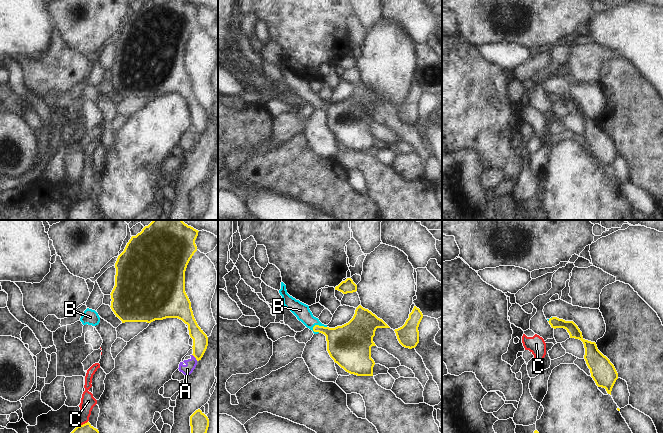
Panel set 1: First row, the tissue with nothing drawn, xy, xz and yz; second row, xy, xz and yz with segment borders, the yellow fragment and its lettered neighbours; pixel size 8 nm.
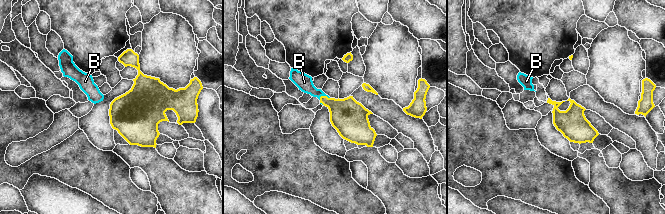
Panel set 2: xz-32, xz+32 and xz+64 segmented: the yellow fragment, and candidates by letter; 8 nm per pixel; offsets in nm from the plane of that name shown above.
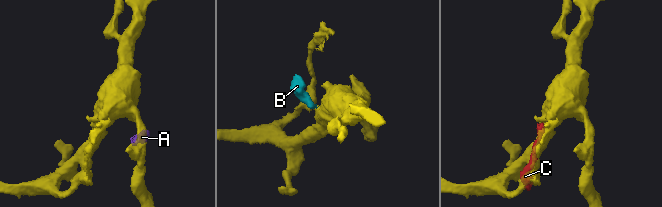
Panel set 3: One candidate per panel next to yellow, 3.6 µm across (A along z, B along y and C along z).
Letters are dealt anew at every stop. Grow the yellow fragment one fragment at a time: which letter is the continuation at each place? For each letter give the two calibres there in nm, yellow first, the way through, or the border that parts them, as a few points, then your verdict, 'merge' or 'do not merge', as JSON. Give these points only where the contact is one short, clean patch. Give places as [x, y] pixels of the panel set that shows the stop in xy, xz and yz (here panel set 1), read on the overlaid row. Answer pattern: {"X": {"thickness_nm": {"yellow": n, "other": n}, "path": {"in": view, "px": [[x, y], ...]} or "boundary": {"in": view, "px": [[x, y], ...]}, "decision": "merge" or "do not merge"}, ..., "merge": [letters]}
{"A": {"thickness_nm": {"yellow": 130, "other": 90}, "boundary": {"in": "xy", "px": [[192, 354], [197, 360]]}, "decision": "do not merge"}, "B": {"thickness_nm": {"yellow": 280, "other": 120}, "path": {"in": "xz", "px": [[344, 342], [318, 325], [300, 310]]}, "decision": "merge"}, "C": {"thickness_nm": {"yellow": 80, "other": 110}, "boundary": {"in": "xy", "px": [[87, 421], [79, 426]]}, "decision": "do not merge"}, "merge": ["B"]}

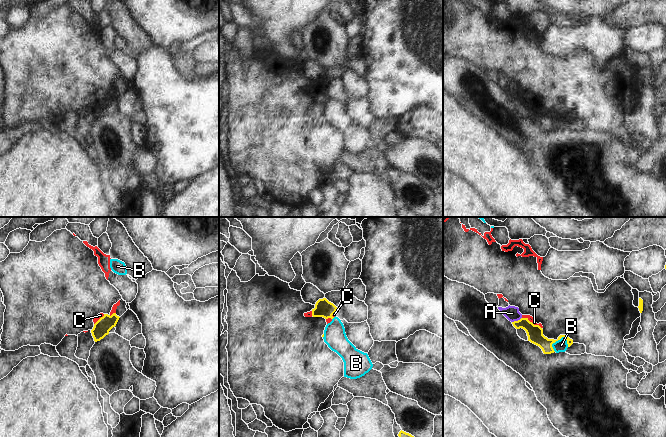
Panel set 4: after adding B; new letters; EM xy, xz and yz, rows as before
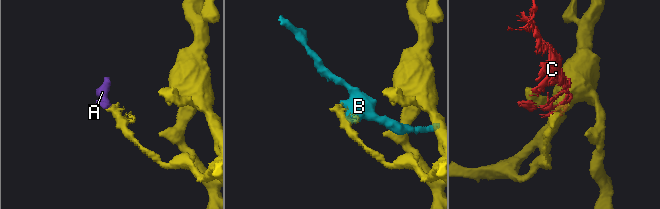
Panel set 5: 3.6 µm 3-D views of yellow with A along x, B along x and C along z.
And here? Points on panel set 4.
{"A": {"thickness_nm": {"yellow": 130, "other": 120}, "boundary": {"in": "yz", "px": [[521, 317], [512, 322]]}, "decision": "do not merge"}, "B": {"thickness_nm": {"yellow": 130, "other": 100}, "decision": "do not merge"}, "C": {"thickness_nm": {"yellow": 130, "other": 50}, "boundary": {"in": "yz", "px": [[522, 317], [525, 317], [541, 328]]}, "decision": "do not merge"}, "merge": []}

